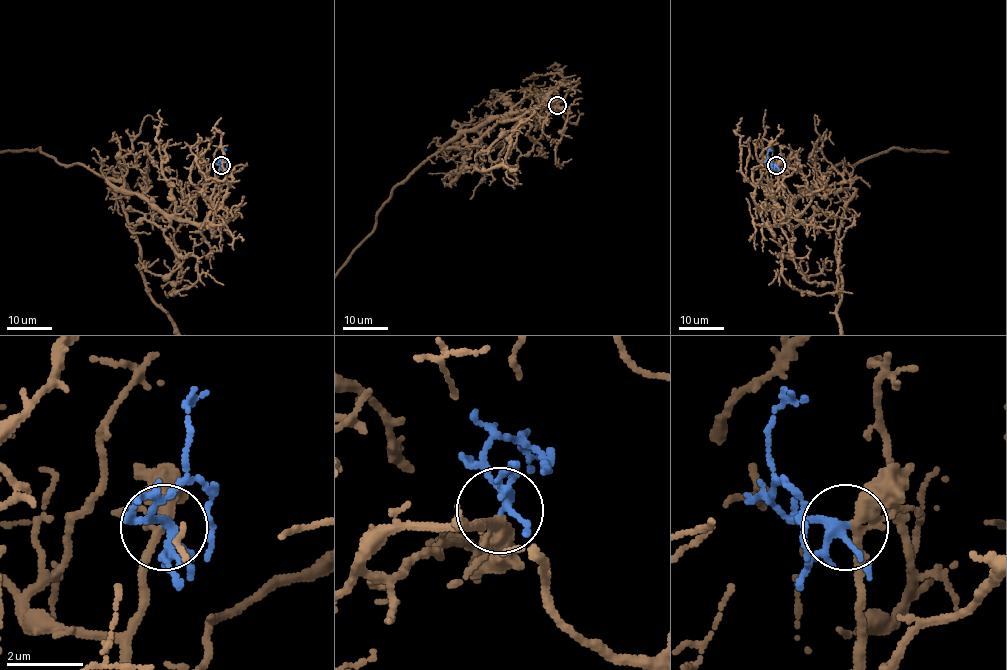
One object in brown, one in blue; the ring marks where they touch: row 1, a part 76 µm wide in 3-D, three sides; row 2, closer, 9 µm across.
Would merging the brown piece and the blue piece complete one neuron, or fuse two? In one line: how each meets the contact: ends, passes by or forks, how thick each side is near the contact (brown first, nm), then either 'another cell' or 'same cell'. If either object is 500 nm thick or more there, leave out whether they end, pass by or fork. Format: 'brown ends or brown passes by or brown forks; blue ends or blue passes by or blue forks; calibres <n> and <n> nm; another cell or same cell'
brown forks; blue forks; calibres 280 and 180 nm; same cell

